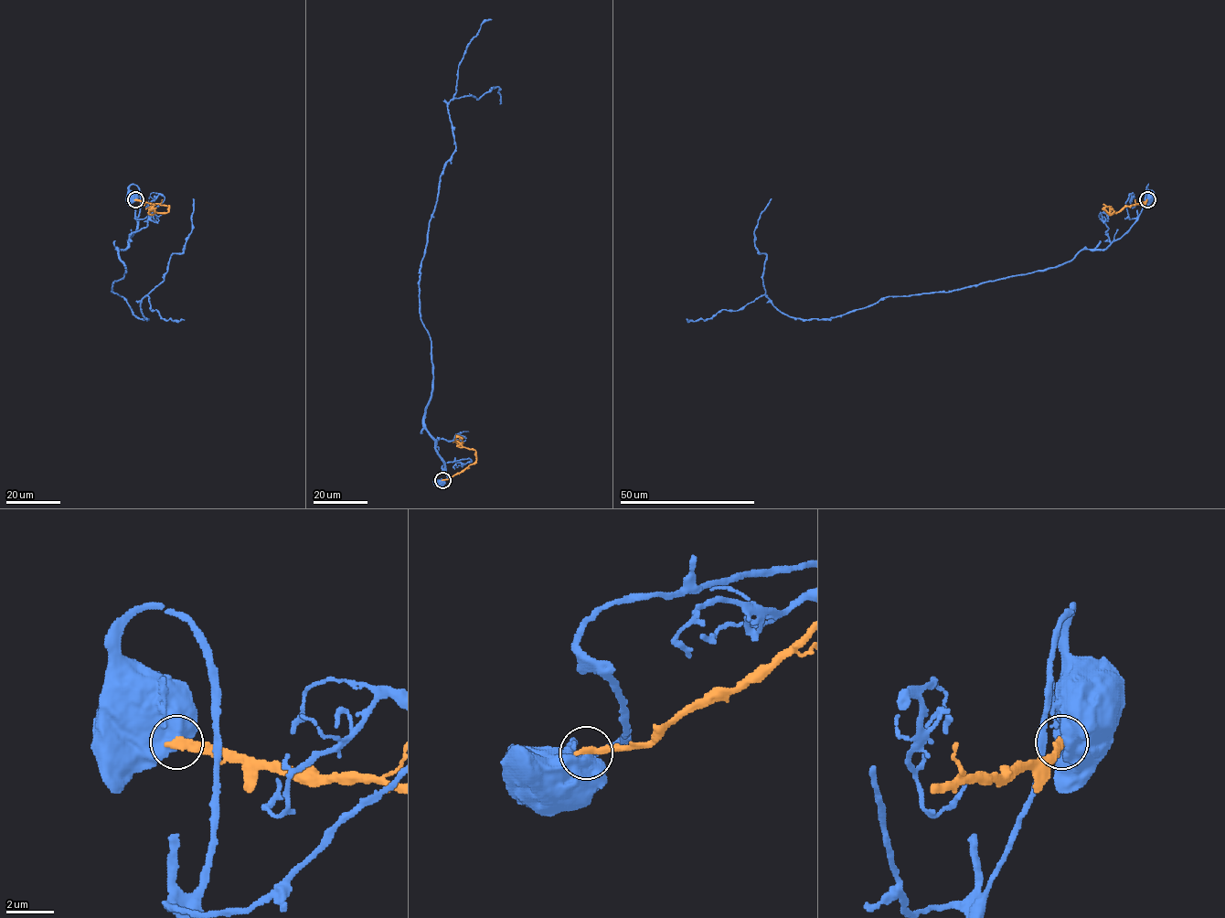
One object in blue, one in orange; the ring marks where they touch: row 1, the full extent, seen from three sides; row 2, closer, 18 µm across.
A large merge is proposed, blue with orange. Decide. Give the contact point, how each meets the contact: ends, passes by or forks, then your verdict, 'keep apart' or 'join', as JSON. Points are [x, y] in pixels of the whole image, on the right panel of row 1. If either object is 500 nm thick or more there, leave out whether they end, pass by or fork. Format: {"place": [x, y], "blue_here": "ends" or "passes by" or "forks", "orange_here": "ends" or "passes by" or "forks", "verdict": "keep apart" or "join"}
{"place": [1147, 199], "verdict": "keep apart"}

